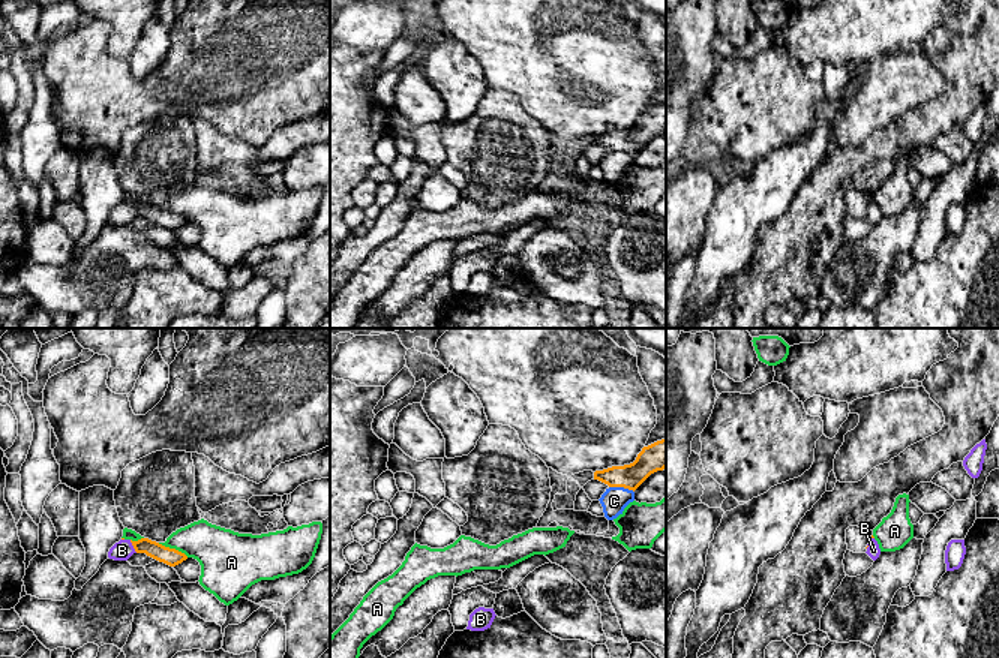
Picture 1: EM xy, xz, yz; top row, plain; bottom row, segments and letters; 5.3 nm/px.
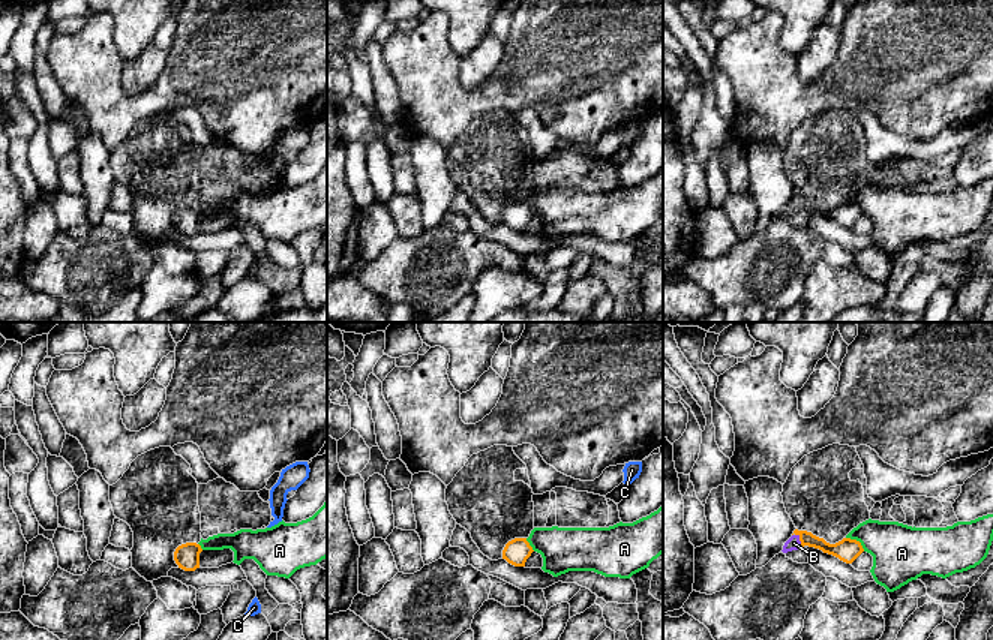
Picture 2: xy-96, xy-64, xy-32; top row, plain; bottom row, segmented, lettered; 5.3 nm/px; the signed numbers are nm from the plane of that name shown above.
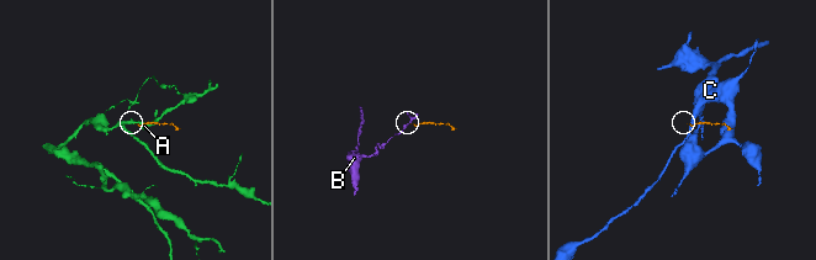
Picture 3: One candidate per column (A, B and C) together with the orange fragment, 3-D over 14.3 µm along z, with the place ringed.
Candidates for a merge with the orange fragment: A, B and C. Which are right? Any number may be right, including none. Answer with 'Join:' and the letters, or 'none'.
Join: B

